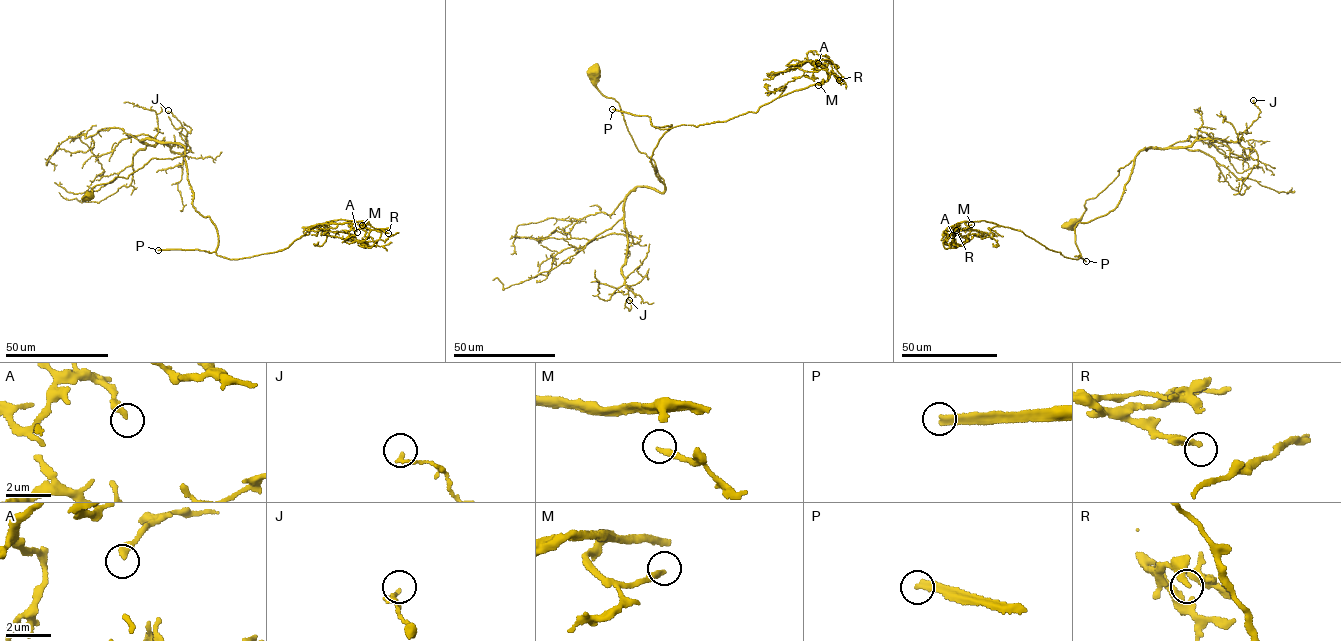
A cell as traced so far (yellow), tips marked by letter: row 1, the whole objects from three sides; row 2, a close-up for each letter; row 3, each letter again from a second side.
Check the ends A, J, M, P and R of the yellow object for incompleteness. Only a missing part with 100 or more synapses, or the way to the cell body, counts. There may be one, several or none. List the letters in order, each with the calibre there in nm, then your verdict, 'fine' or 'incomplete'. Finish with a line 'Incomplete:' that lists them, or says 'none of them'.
A: 300 nm thick; fine
J: 140 nm thick; fine
M: 240 nm thick; incomplete
P: 340 nm thick; incomplete
R: 320 nm thick; fine
Incomplete: M, P

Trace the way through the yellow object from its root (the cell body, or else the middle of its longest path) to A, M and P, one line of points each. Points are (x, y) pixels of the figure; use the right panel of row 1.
A: (1068, 226), (1133, 160), (1117, 206), (1076, 225), (1077, 259), (983, 220), (962, 221), (952, 235)
M: (1068, 226), (1133, 160), (1117, 206), (1076, 225), (1077, 259), (1020, 230), (971, 224)
P: (1068, 226), (1133, 160), (1117, 206), (1075, 228), (1081, 255), (1075, 256), (1086, 261)

